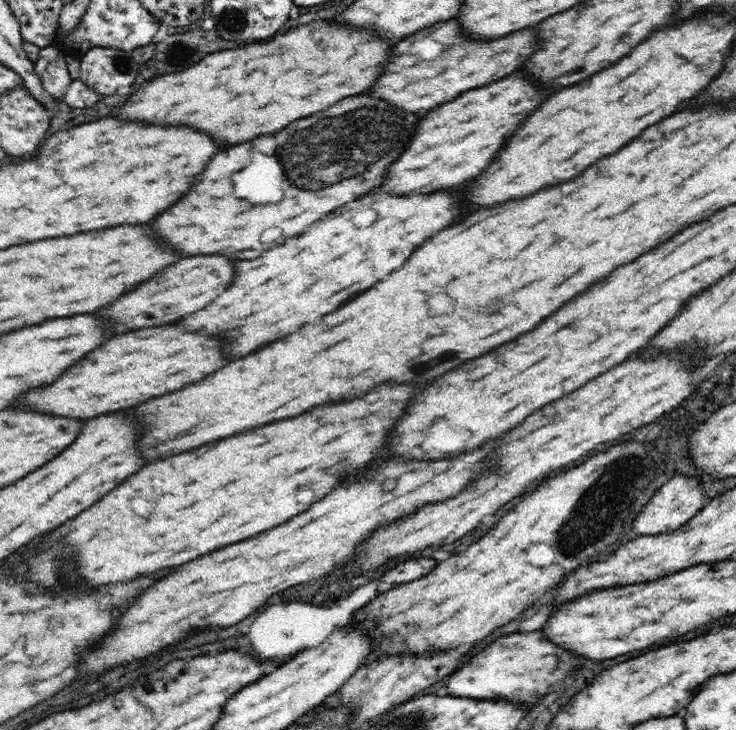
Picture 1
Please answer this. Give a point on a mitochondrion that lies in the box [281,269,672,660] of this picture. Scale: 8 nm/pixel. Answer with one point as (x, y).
(579, 532)

